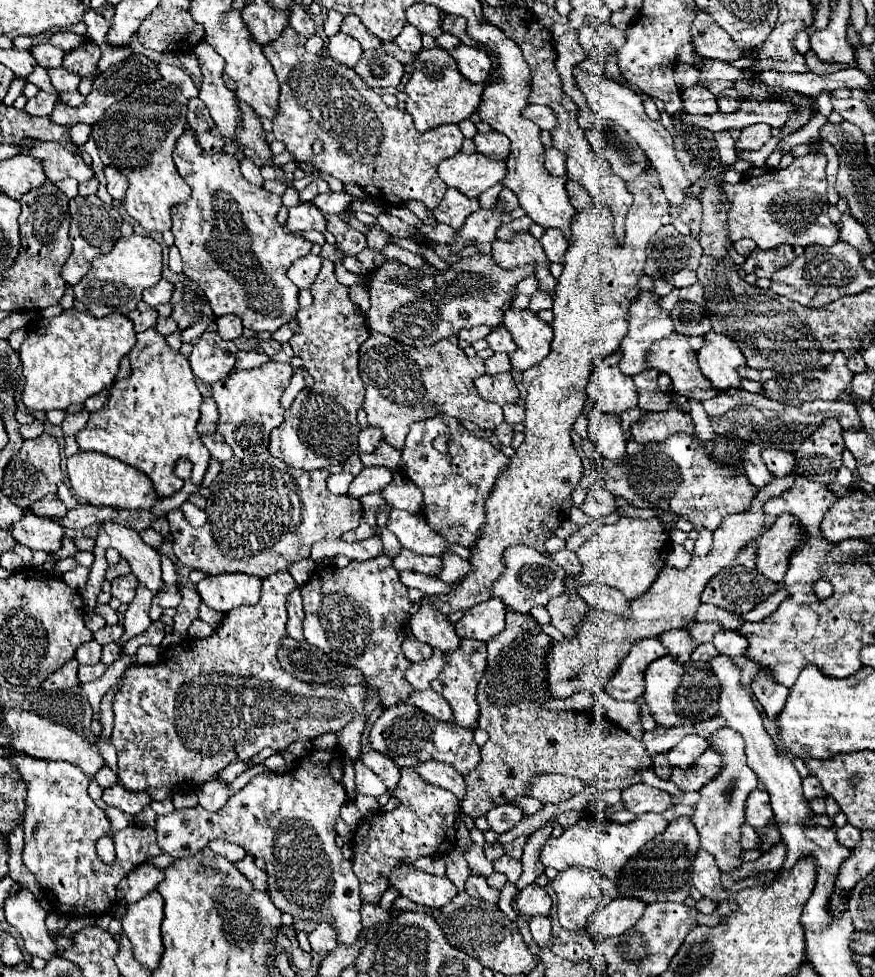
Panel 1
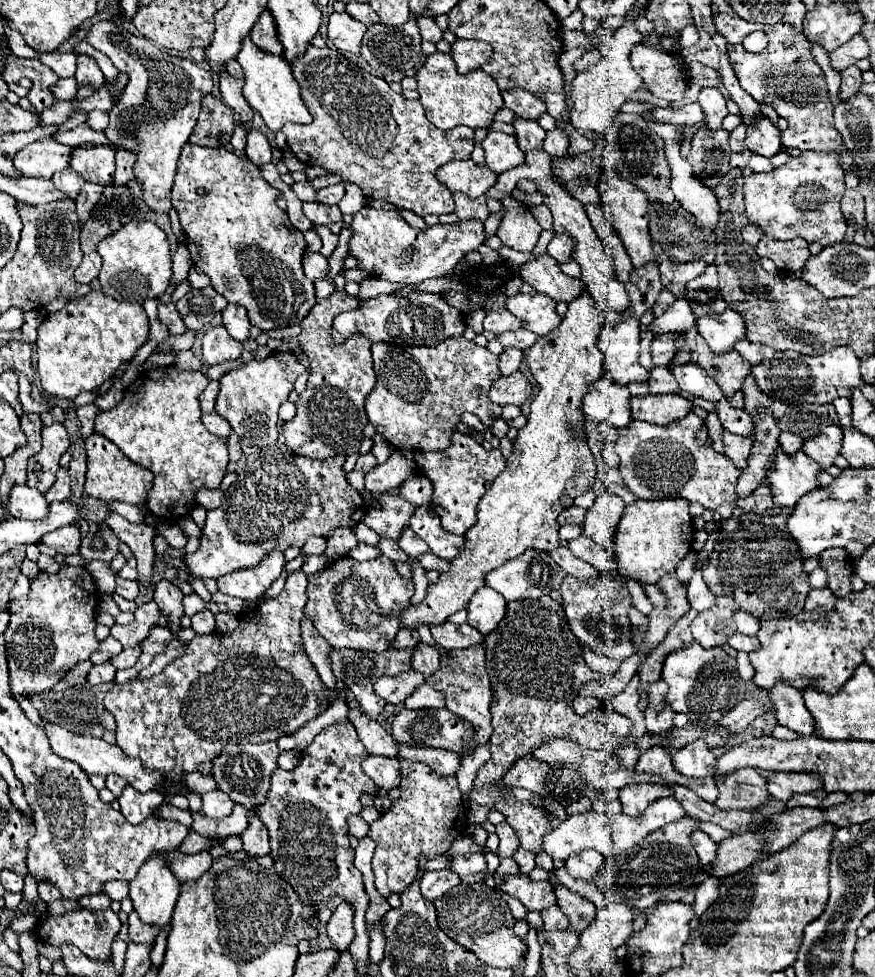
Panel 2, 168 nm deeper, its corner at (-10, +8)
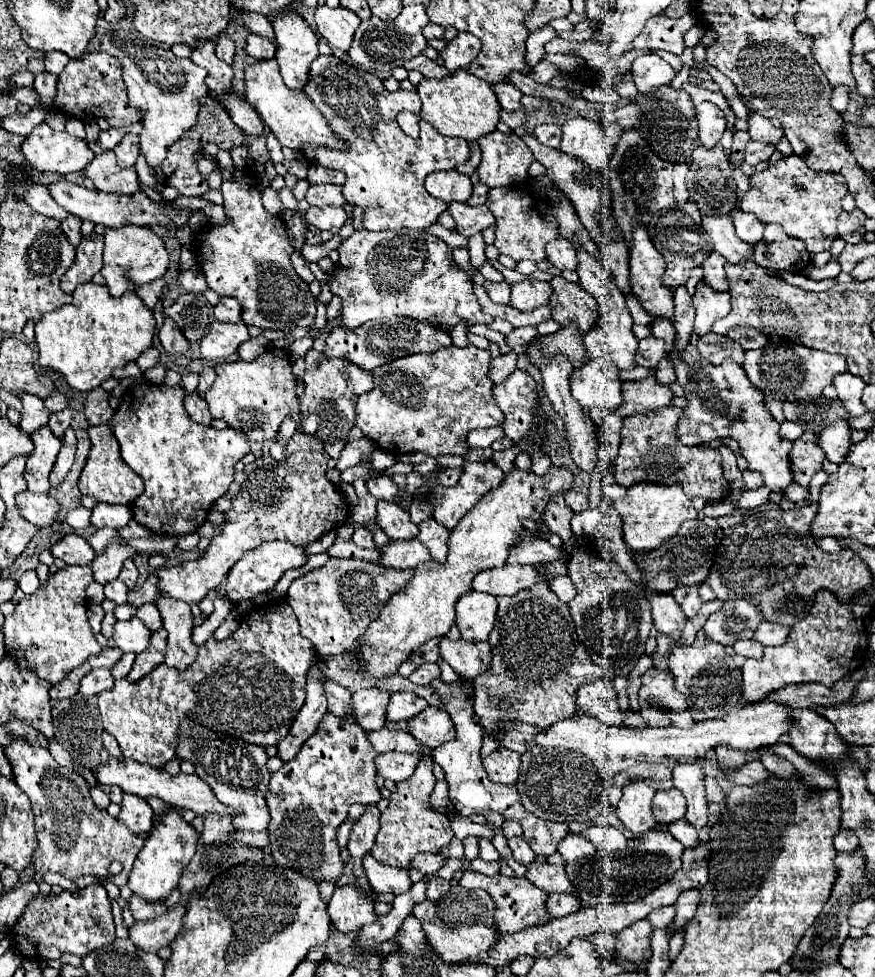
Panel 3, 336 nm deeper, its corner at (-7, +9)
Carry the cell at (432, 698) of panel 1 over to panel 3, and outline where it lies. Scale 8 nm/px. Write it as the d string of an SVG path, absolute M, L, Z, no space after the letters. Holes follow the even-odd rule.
M397 691L391 695L391 703L387 707L387 719L389 721L407 721L413 715L421 713L425 707L429 707L429 703L411 693L411 691Z

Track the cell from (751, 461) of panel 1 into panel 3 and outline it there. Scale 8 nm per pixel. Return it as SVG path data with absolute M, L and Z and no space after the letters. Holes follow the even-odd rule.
M685 287L675 289L675 349L685 351L693 333L693 303Z

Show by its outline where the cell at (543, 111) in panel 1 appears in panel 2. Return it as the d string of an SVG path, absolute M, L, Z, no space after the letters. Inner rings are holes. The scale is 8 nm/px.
M514 88L512 92L502 92L502 96L504 96L504 106L526 120L538 120L538 116L546 110L546 106L540 98L532 96L530 92L524 92L520 88Z

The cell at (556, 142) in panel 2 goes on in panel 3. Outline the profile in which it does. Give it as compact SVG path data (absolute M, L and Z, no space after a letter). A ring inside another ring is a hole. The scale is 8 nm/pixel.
M553 123L537 125L533 135L537 137L537 141L539 141L541 145L555 147L555 149L561 145L561 127L559 127L559 125L553 125Z

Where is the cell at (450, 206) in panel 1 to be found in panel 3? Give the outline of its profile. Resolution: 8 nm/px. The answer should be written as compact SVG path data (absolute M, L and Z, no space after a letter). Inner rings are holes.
M453 201L449 203L449 213L457 223L457 233L461 233L463 237L471 237L495 223L493 213L485 205L471 207L467 203Z

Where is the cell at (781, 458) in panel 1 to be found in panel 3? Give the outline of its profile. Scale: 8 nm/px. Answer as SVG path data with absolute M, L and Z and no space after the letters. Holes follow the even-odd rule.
M785 421L783 425L781 425L781 439L789 439L789 441L795 441L795 439L799 439L801 435L803 435L803 429L799 427L799 425L795 425L795 423L791 423L791 421Z

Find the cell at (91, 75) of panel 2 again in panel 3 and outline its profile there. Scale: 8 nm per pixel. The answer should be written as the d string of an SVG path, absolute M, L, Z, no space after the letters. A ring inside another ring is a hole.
M103 51L85 53L79 59L69 59L67 67L59 75L57 107L81 121L107 117L111 127L125 127L125 125L137 123L141 117L139 111L127 103L119 63L115 59L111 59L111 55L105 55Z

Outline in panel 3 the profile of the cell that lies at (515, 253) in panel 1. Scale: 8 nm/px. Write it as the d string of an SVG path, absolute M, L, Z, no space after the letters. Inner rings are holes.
M561 275L551 279L553 295L551 295L551 309L553 319L561 323L561 327L569 325L569 321L577 321L581 333L589 331L597 321L597 301L593 295L585 293L579 283L565 281Z

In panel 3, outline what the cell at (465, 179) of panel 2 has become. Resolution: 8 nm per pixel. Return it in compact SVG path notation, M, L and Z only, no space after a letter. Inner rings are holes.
M457 169L435 171L425 179L425 189L445 203L467 201L471 197L471 187L471 179Z

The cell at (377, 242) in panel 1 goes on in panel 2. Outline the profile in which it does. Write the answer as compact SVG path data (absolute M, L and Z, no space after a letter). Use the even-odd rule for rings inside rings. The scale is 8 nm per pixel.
M364 206L354 214L352 222L352 240L348 244L348 254L358 260L358 268L368 274L368 278L388 280L402 284L394 296L408 296L418 292L416 286L428 278L440 278L454 272L456 262L478 248L484 242L484 224L480 220L456 222L452 226L432 226L424 232L418 232L406 224L406 220L396 210L374 210Z

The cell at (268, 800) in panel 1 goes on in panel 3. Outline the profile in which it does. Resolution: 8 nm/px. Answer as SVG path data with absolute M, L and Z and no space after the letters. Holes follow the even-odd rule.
M325 713L317 731L301 745L297 759L271 773L267 793L271 813L269 841L277 865L311 877L315 883L337 883L341 879L345 863L341 861L335 833L347 819L349 805L375 805L381 801L381 791L375 783L375 757L377 751L357 723Z

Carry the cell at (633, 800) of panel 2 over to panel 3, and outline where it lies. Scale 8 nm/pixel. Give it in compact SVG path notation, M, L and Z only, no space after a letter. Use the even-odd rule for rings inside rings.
M633 781L623 787L623 797L617 805L617 817L635 835L649 831L655 825L651 811L653 797L655 789L647 781Z

